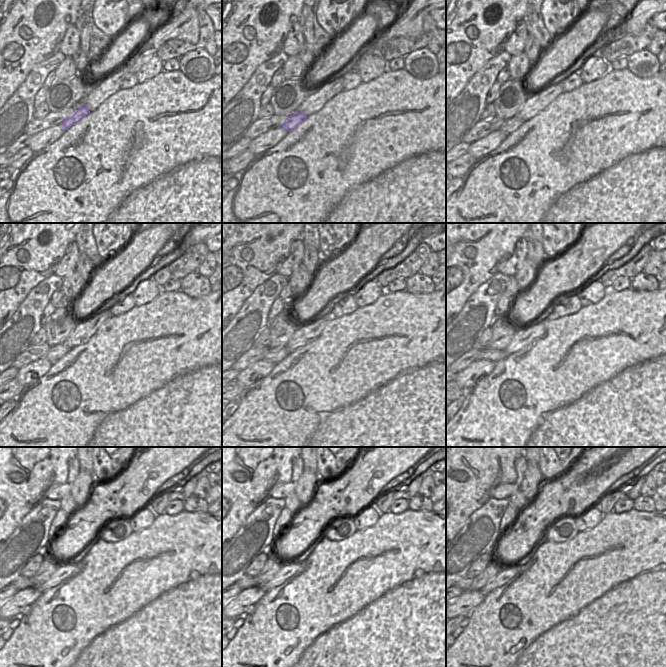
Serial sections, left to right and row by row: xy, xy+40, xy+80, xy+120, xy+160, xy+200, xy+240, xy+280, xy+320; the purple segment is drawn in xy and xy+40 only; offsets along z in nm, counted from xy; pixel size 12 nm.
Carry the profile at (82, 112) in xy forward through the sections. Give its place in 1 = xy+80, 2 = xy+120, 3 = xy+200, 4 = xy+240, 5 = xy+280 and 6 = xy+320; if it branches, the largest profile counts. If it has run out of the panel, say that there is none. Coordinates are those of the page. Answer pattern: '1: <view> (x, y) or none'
1: xy+80 (509, 126)
2: xy+120 (57, 352)
3: xy+200 (488, 354)
4: xy+240 (20, 583)
5: xy+280 (245, 582)
6: xy+320 (466, 581)

